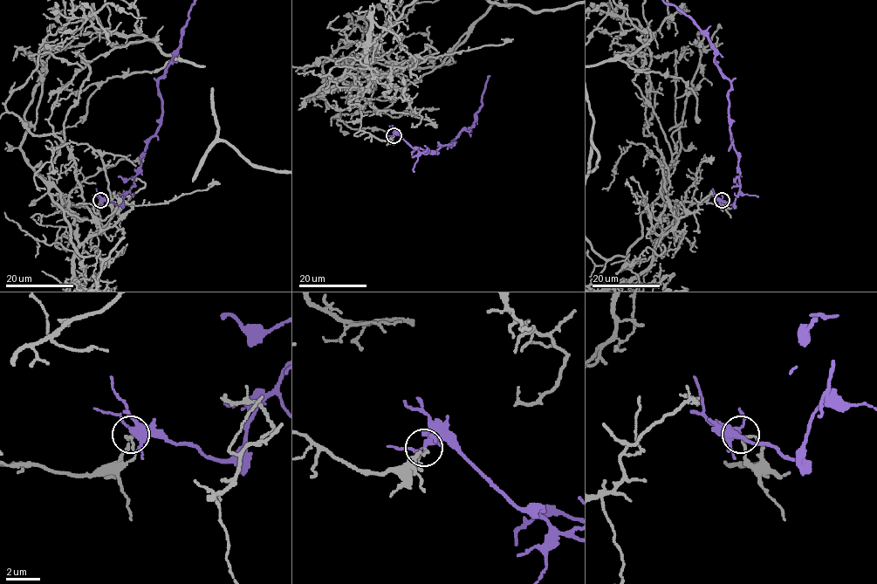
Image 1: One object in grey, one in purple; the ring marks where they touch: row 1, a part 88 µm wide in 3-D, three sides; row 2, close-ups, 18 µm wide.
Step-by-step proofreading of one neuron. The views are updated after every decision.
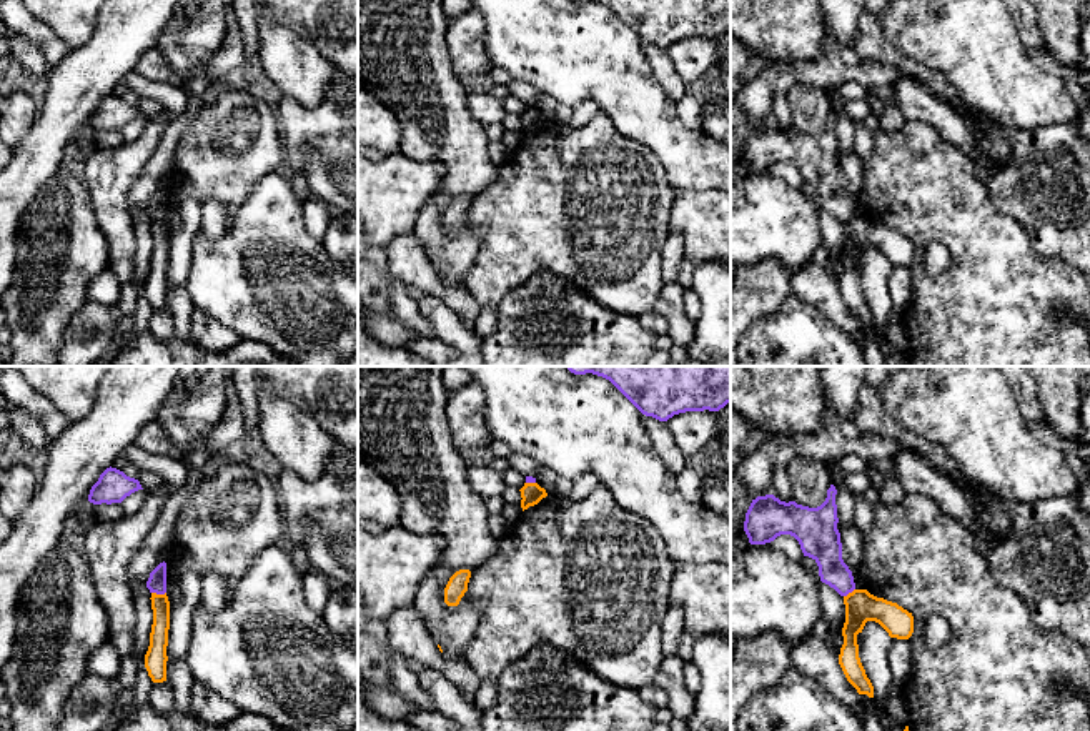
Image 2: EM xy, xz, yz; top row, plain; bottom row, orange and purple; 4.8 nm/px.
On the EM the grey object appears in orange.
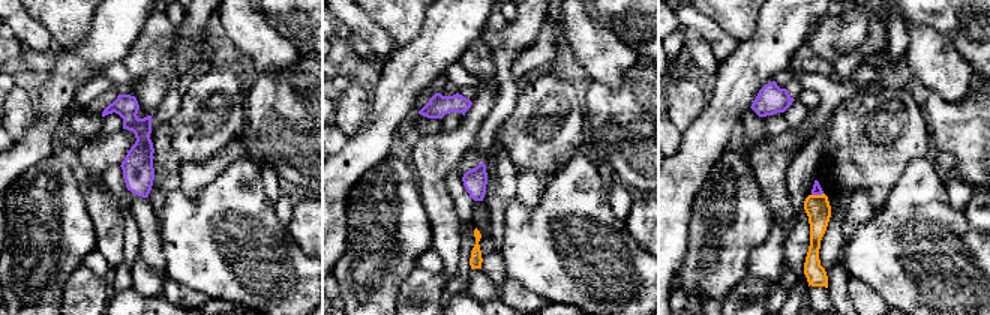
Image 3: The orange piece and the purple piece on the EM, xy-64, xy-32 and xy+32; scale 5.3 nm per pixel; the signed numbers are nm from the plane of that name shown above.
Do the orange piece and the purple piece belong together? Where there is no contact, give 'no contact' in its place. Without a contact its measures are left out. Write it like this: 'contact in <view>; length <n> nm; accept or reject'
contact in xy; length 70 nm; reject

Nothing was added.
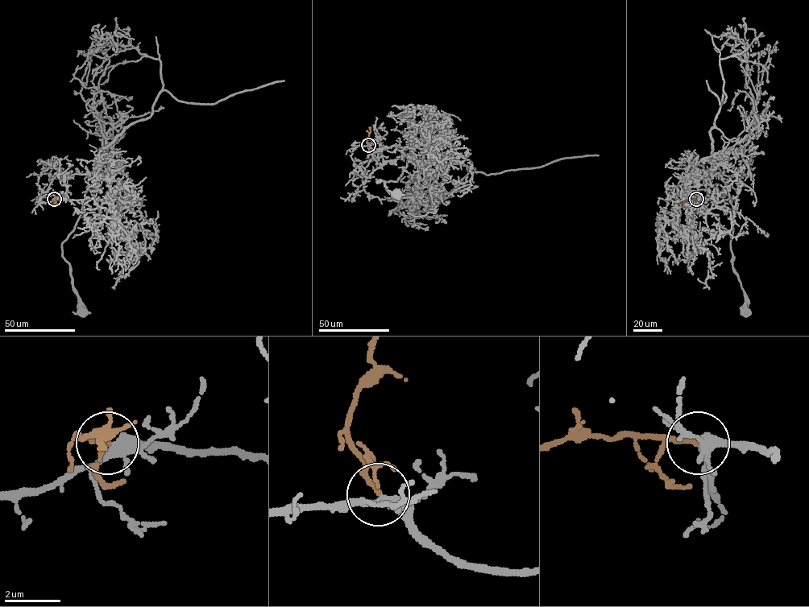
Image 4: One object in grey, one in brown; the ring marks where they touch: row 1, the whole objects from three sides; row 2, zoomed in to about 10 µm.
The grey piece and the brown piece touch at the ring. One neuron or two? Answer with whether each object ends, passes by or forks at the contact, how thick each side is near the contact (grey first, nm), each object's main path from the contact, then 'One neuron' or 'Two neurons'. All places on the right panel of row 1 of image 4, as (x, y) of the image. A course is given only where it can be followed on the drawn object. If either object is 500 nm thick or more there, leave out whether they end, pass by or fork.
At the ring grey forks. At the ring brown ends. Thickness 320 nm (grey) against 180 nm. Course of grey: (696, 199), (690, 183), (701, 172), (718, 172), (732, 208), (731, 250), (744, 311). Course of brown: (696, 199), (688, 199), (678, 205). One neuron

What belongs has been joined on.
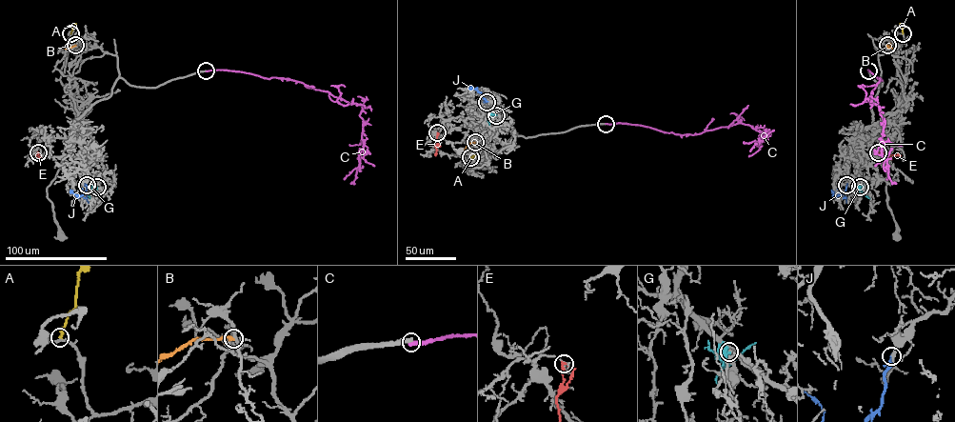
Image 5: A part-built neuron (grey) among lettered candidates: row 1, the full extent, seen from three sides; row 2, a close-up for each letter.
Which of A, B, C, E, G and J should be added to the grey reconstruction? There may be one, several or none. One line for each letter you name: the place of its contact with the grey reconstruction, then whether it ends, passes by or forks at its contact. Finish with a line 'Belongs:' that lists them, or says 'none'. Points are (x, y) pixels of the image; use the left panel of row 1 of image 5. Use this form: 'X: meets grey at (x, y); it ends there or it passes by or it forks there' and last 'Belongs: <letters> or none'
B: meets grey at (75, 45); it ends there
J: meets grey at (87, 185); it forks there
Belongs: B, J

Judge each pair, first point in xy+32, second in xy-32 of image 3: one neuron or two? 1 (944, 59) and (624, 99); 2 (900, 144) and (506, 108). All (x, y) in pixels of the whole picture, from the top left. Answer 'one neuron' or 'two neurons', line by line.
1: two neurons
2: two neurons

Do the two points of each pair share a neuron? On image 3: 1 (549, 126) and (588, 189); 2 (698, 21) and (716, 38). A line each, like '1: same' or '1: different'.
1: different
2: same

